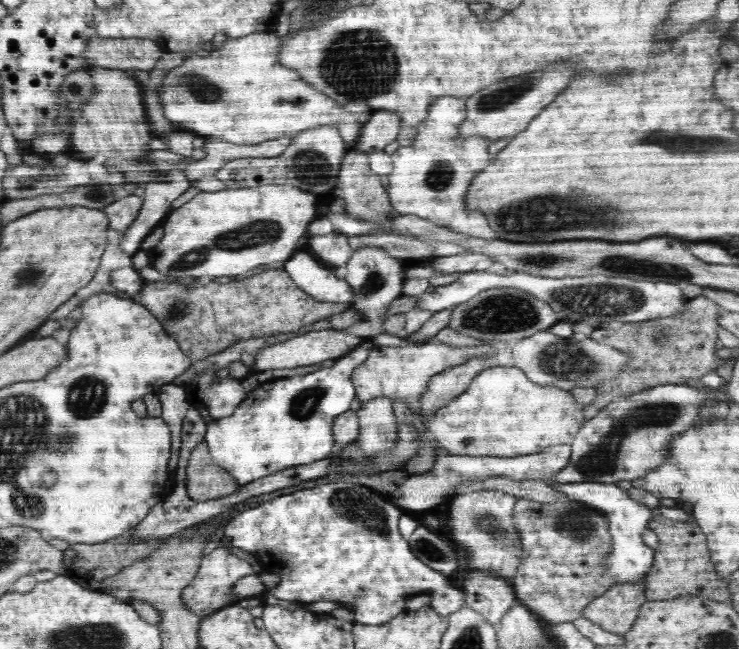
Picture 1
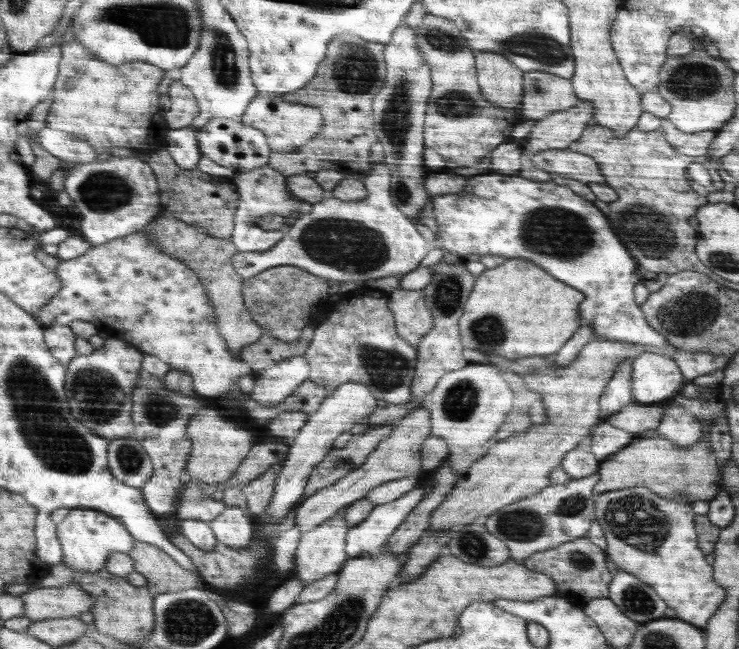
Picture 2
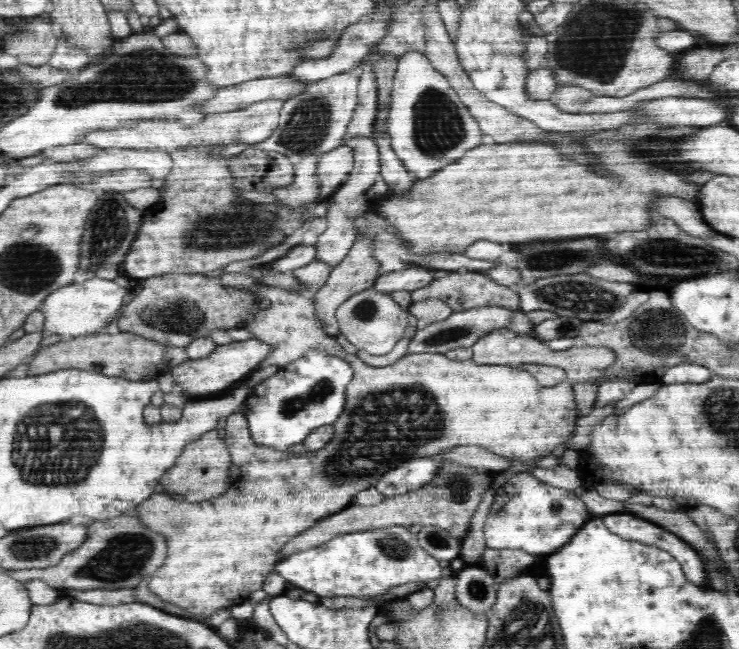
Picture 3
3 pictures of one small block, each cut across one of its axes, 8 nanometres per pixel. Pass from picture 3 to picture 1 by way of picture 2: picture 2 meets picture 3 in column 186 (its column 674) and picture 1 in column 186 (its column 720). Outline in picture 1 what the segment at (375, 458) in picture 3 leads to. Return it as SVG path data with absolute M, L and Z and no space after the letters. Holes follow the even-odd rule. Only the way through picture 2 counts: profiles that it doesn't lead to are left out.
M218 547L202 558L198 566L198 572L186 588L182 590L182 602L198 616L212 615L230 604L237 604L237 595L234 593L232 584L236 584L240 578L254 574L252 566L246 560L232 555L228 549Z

